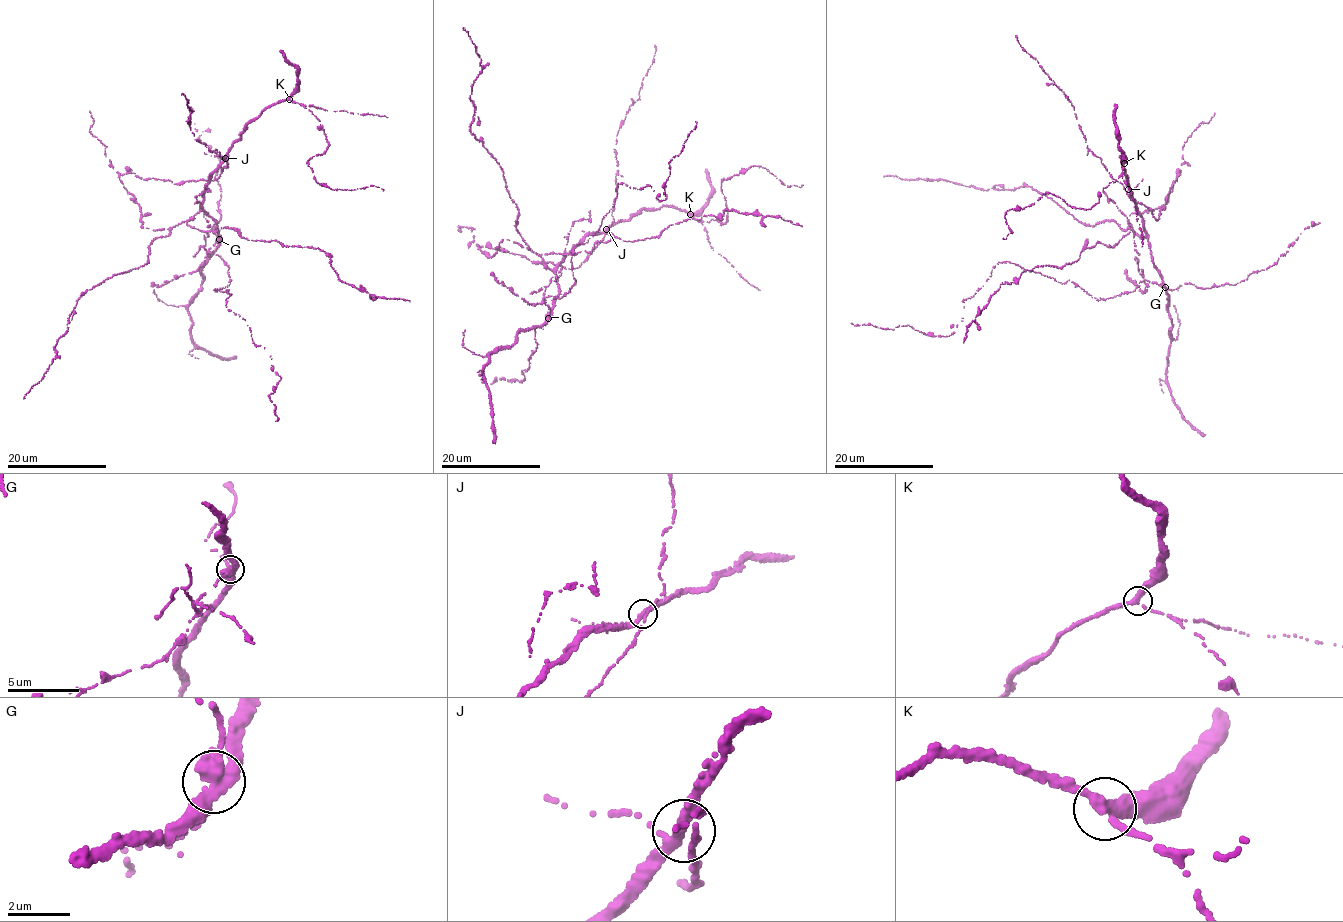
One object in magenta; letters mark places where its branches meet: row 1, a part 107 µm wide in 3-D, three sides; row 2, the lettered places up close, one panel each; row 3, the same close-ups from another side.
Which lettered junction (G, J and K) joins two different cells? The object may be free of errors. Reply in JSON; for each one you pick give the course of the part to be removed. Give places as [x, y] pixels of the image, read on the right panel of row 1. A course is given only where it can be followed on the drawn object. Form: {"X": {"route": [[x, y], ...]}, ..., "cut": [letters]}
{"cut": ["G"]}

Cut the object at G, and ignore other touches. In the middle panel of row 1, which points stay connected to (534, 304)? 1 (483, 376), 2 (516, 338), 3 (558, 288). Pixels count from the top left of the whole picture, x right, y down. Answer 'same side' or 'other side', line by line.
1: other side
2: other side
3: other side

